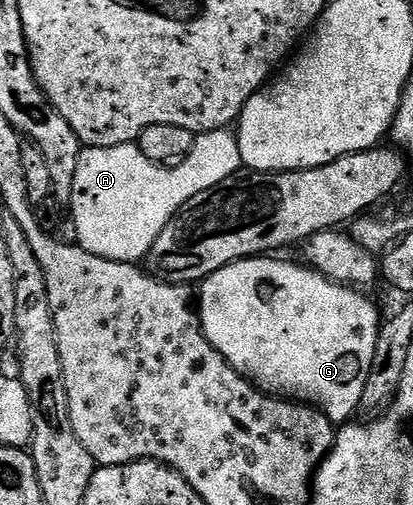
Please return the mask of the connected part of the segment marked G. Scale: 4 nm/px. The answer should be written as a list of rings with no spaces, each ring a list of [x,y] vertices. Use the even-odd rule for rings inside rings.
[[[281,256],[244,258],[219,268],[200,283],[201,327],[210,344],[258,390],[322,410],[335,424],[345,424],[361,410],[367,372],[375,360],[375,344],[383,314],[360,289],[332,282],[308,265],[284,262]]]

